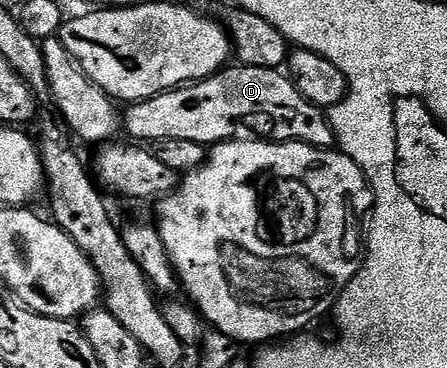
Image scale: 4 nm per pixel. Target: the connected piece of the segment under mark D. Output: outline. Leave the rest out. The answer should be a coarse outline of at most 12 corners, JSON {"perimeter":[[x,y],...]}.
{"perimeter":[[232,64],[129,105],[138,142],[337,145],[287,73]]}

